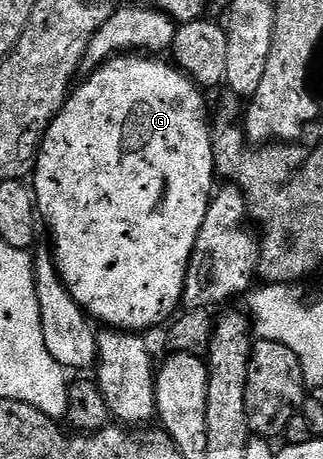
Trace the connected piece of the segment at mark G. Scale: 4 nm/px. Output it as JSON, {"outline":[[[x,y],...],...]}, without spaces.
{"outline":[[[125,53],[108,60],[87,76],[88,80],[77,86],[69,94],[60,114],[56,116],[50,129],[44,134],[40,143],[40,152],[36,158],[34,172],[34,194],[39,218],[48,226],[52,234],[51,254],[55,258],[56,269],[60,274],[65,289],[70,297],[87,312],[97,324],[117,331],[144,333],[159,321],[160,315],[165,321],[171,320],[181,310],[184,297],[184,282],[190,265],[190,257],[194,253],[194,241],[198,241],[198,229],[202,229],[202,221],[206,221],[208,204],[214,194],[212,179],[216,175],[216,162],[212,152],[213,128],[208,127],[208,107],[204,104],[205,92],[196,86],[179,67],[171,62],[163,63],[160,57],[145,57],[140,53]]]}

